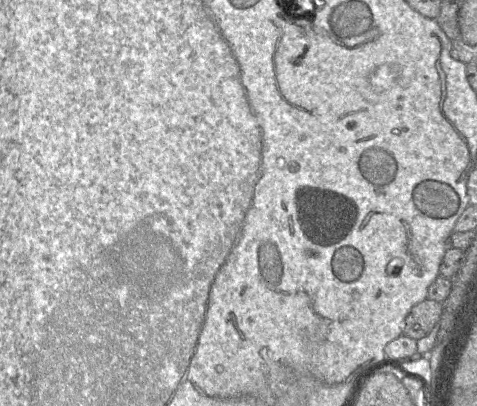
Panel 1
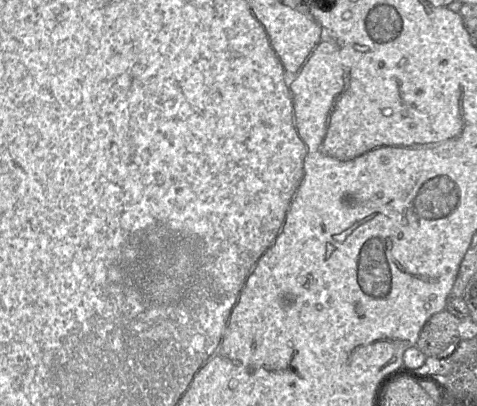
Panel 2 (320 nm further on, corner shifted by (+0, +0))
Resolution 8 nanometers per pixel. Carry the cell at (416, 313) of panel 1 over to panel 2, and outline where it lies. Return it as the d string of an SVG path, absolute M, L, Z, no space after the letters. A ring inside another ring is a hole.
M443 310L432 315L422 327L415 345L426 357L444 358L460 341L460 320Z

